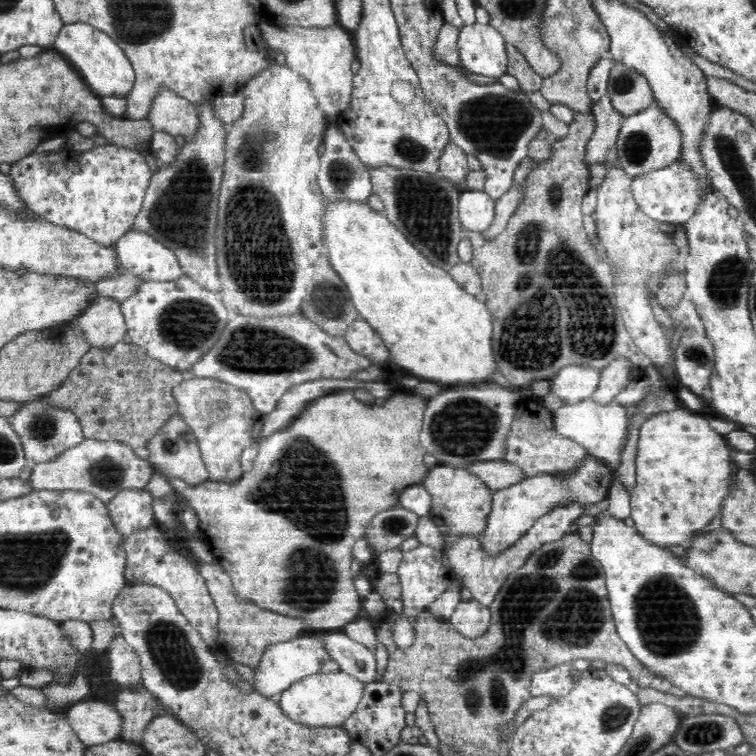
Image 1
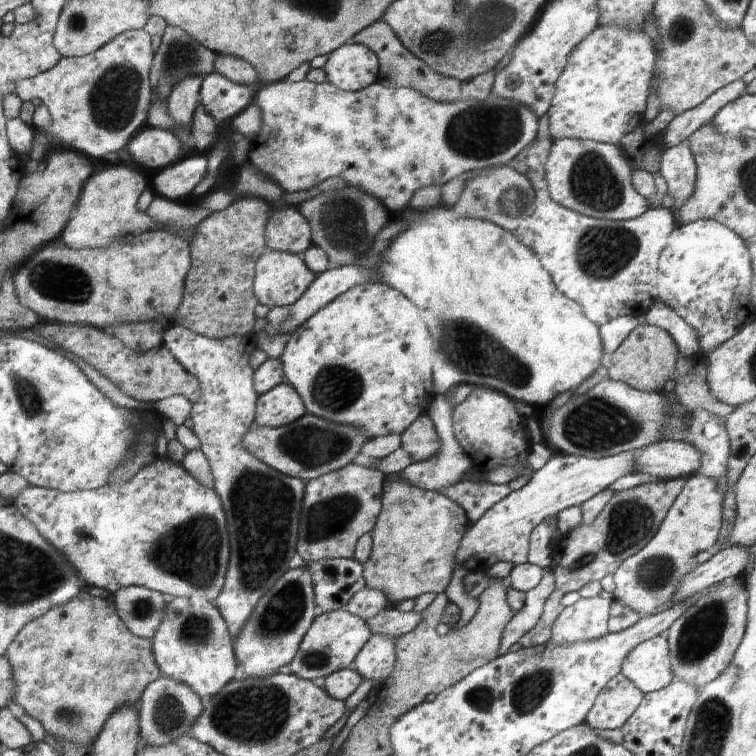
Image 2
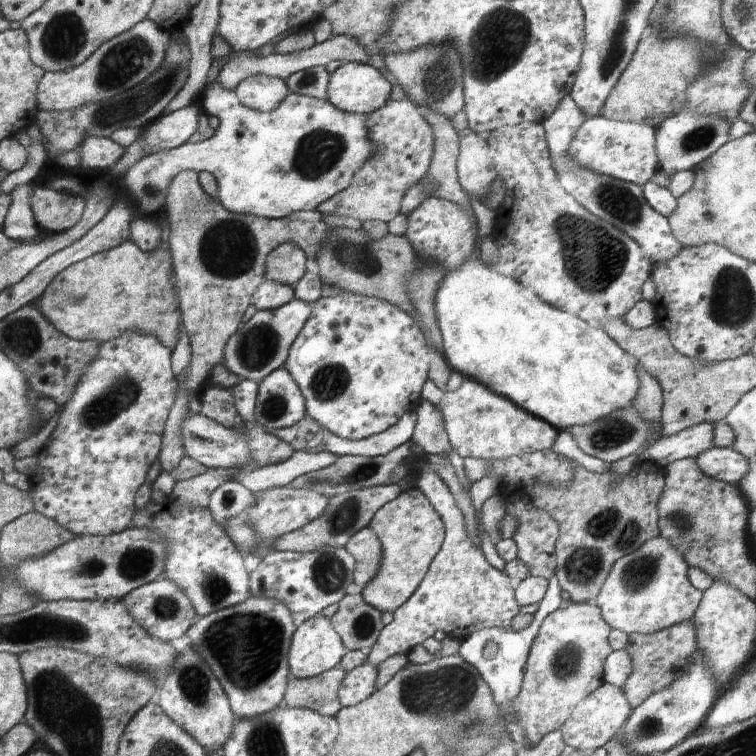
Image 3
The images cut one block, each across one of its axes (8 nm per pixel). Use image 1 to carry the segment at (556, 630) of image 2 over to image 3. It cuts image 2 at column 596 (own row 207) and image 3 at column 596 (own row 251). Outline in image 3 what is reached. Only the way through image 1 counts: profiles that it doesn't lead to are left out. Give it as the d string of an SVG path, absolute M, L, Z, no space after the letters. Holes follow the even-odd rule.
M596 602L574 603L568 608L552 611L544 618L530 648L517 696L517 723L524 729L524 736L530 744L526 744L526 748L534 748L547 734L559 730L578 708L579 702L603 685L606 658L613 652L610 643L611 629L603 617L603 610L596 606Z

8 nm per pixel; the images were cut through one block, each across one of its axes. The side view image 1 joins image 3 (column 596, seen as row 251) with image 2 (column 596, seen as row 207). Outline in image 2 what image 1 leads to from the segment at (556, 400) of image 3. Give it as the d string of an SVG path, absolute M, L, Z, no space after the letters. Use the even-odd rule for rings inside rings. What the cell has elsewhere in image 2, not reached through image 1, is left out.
M440 207L424 212L412 212L412 209L408 208L395 219L404 219L408 222L408 228L390 242L390 246L382 252L382 262L376 264L374 270L364 268L361 264L325 270L294 304L275 306L269 310L265 317L264 332L271 336L277 333L291 334L352 286L364 282L378 282L407 295L422 312L428 332L436 342L436 362L432 364L436 394L444 395L455 386L466 384L499 391L508 394L514 400L545 409L558 394L578 388L606 363L603 339L600 338L597 324L587 317L579 303L556 290L550 274L544 270L536 254L524 246L514 233L496 226L493 222L462 218L454 214L454 209ZM492 328L516 330L496 332L500 336L494 338L500 338L500 342L494 342L494 346L490 346ZM468 338L486 338L488 346L482 340L476 340L476 346L472 346Z

